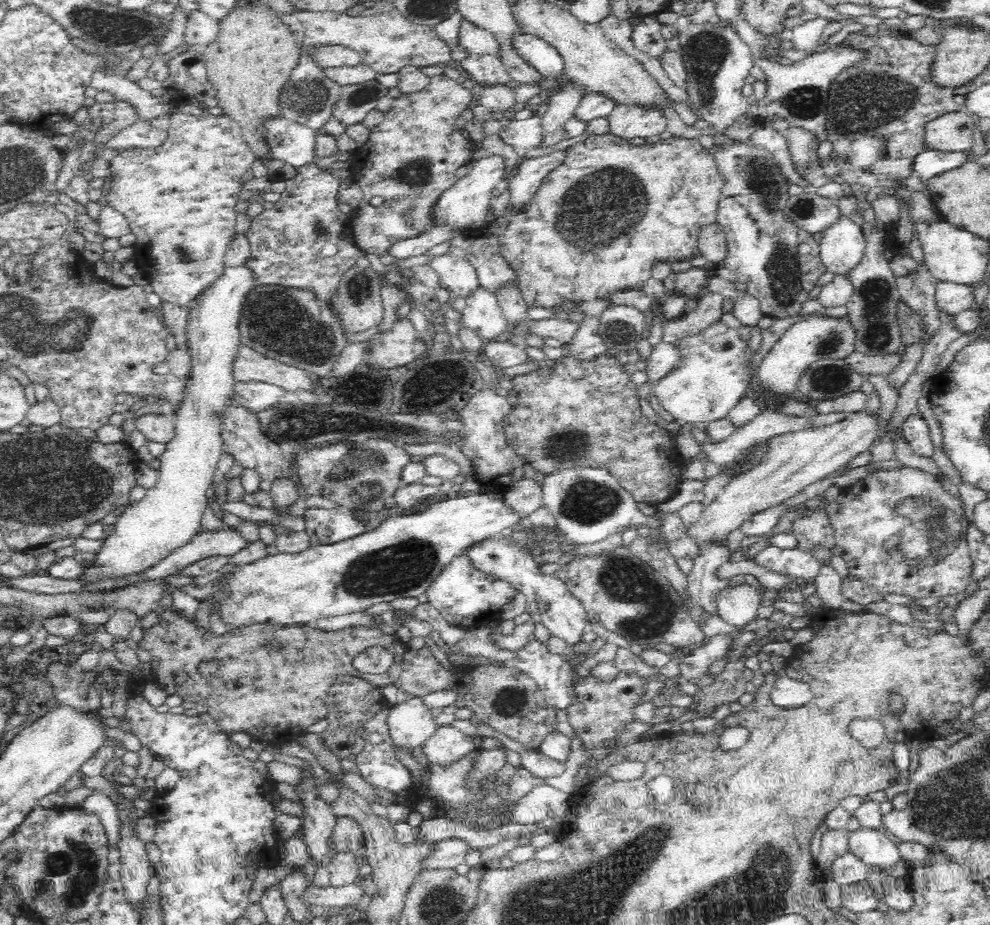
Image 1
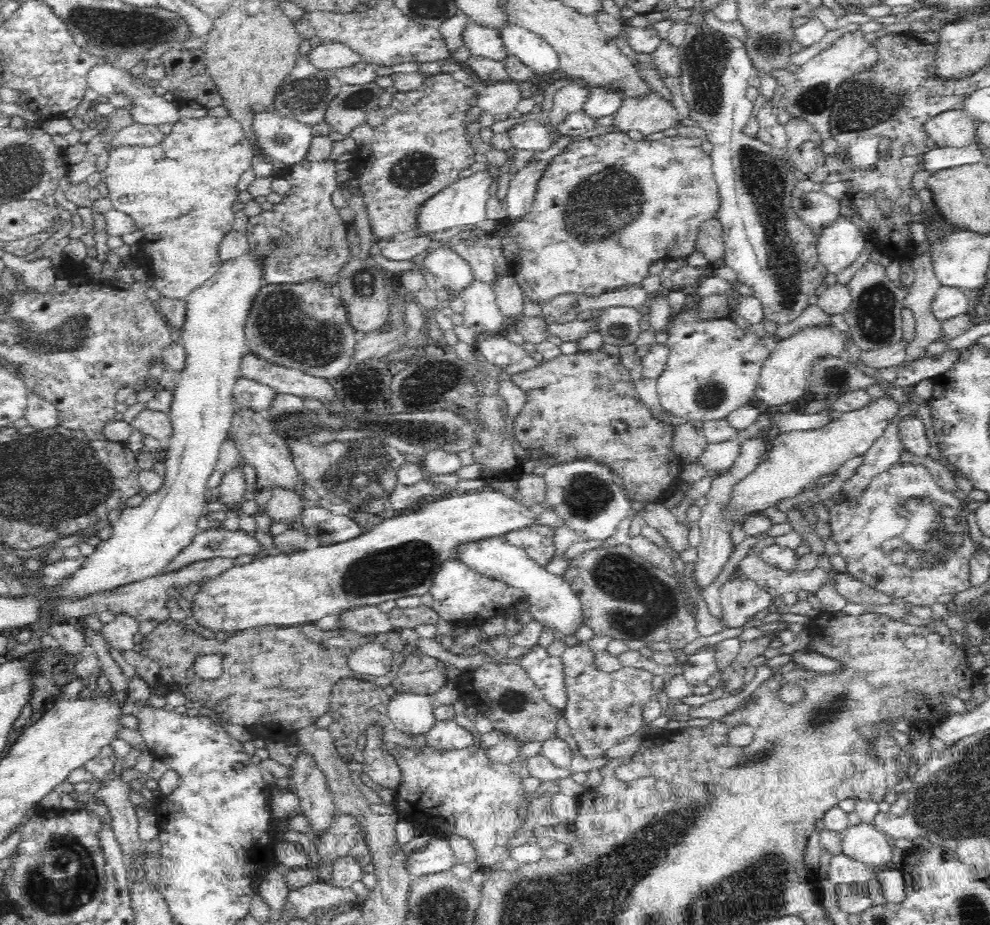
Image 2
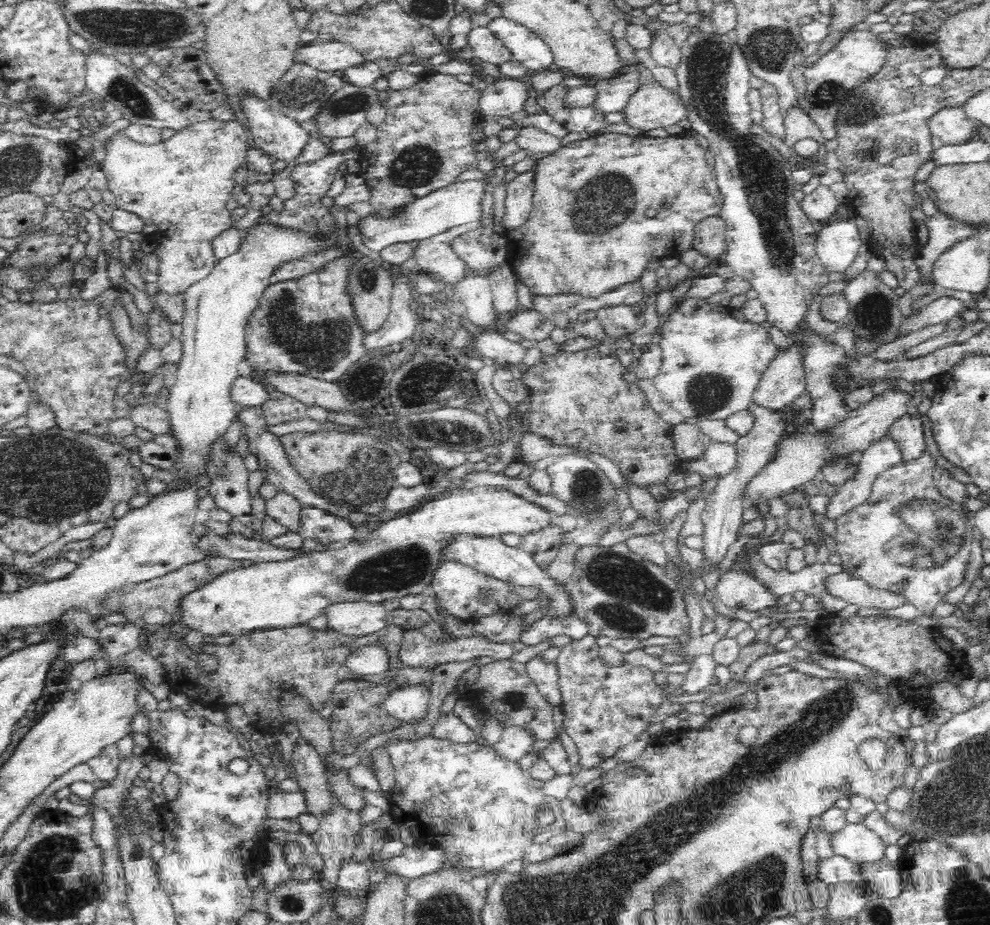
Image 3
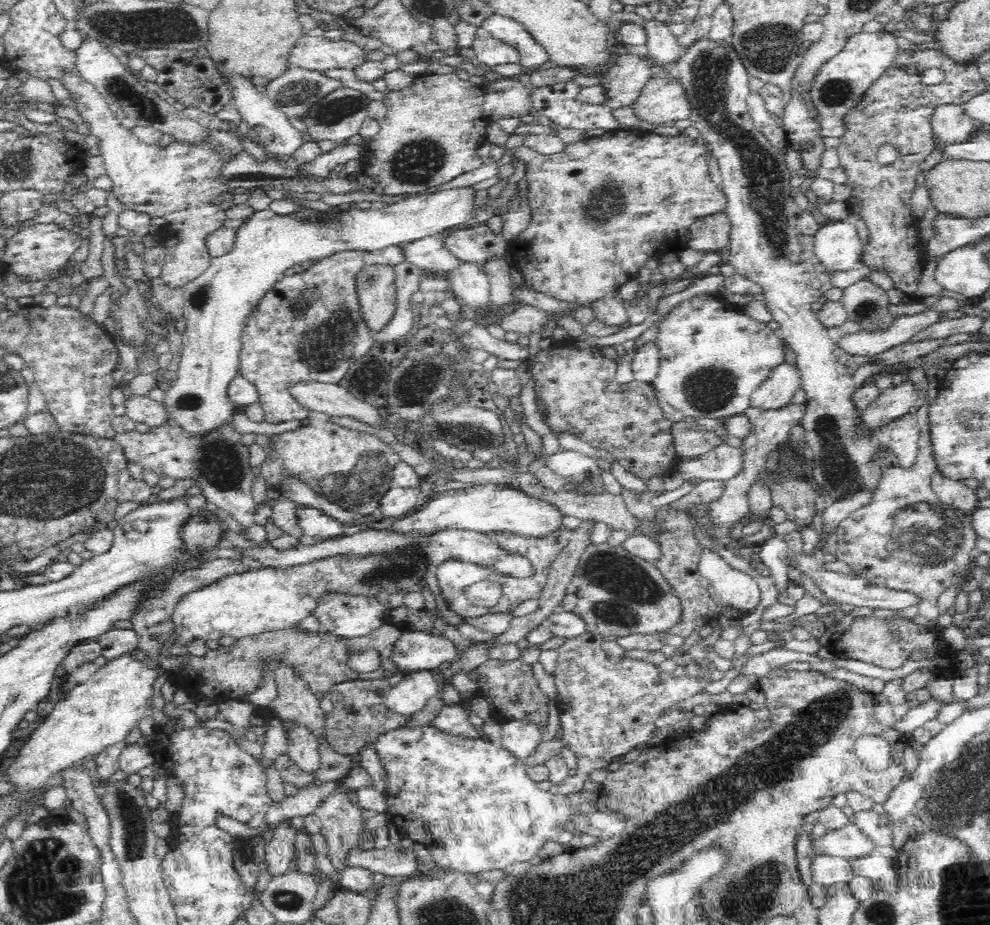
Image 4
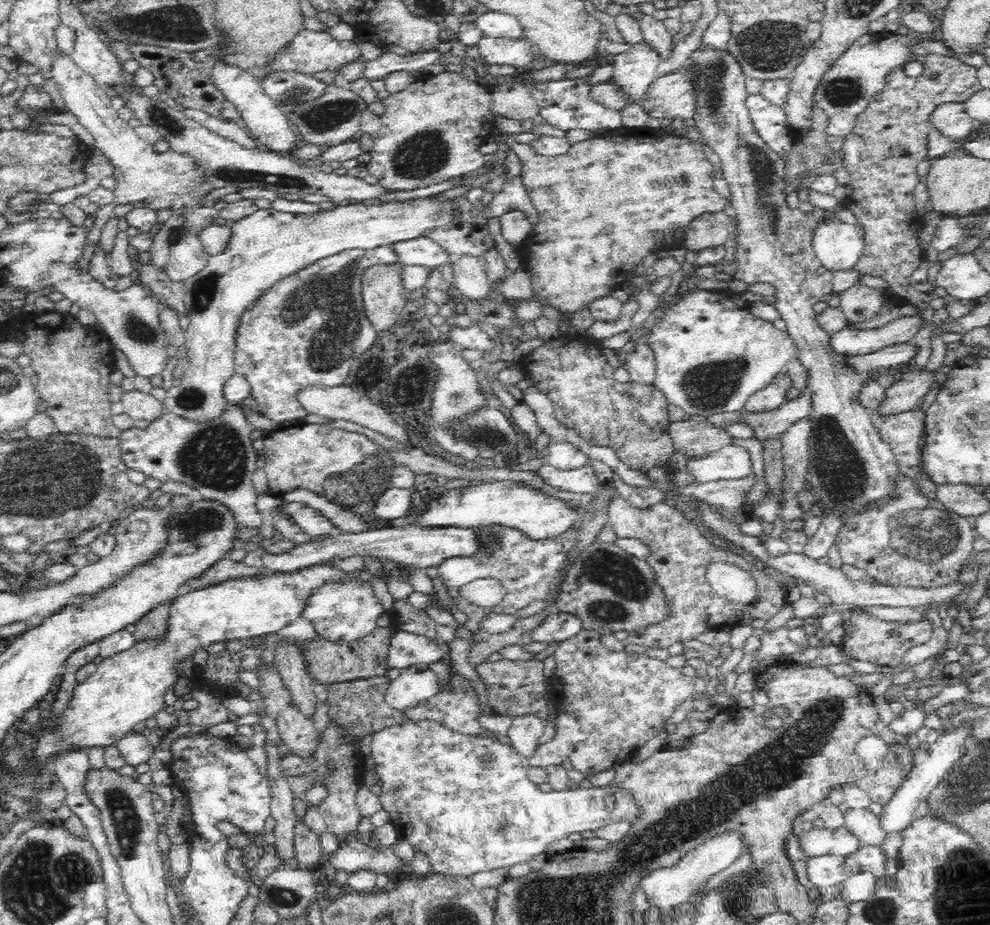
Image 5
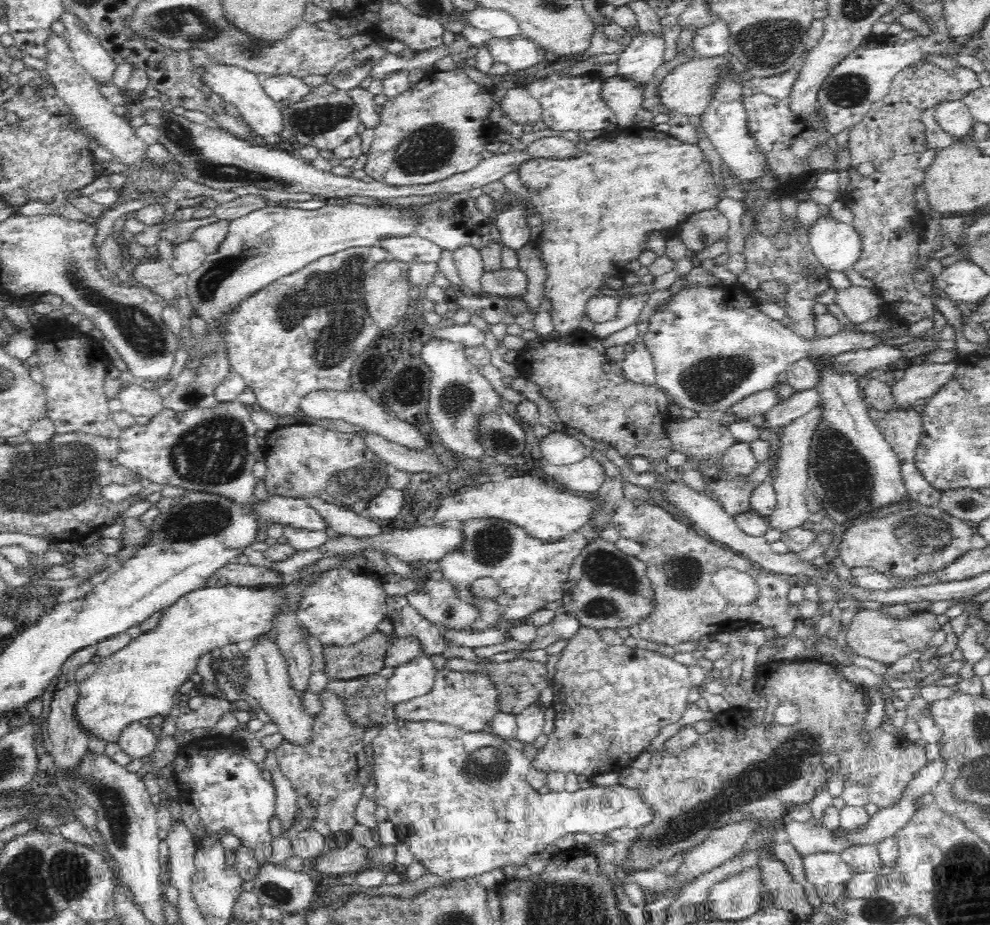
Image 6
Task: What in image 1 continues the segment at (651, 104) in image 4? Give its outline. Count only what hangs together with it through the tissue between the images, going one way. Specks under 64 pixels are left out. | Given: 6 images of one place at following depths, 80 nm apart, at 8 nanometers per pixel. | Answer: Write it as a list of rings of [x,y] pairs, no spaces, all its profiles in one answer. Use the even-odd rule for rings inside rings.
[[[639,106],[615,107],[607,116],[608,133],[622,140],[648,138],[664,132],[667,127],[666,117],[659,109],[646,109]]]

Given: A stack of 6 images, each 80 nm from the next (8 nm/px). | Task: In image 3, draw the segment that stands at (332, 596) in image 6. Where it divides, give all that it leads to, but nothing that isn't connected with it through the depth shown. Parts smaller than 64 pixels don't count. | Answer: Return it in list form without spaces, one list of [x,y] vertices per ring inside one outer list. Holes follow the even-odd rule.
[[[343,602],[330,606],[325,616],[327,628],[340,634],[369,635],[389,625],[387,614],[382,603]]]

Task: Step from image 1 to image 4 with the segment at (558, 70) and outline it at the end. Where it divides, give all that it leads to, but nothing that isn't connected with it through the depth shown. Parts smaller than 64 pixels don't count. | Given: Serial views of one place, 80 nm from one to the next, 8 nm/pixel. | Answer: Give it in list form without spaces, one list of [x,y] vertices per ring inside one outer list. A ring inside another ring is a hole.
[[[496,12],[486,18],[481,27],[494,38],[514,48],[518,53],[518,64],[525,71],[533,71],[550,60],[546,48],[532,37],[532,33],[528,32],[523,24],[511,18],[500,16]]]

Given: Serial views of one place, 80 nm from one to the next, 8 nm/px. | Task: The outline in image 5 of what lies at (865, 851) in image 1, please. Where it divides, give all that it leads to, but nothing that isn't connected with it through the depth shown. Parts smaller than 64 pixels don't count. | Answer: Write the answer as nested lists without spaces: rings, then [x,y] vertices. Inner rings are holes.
[[[797,825],[793,827],[793,832],[800,835],[802,847],[806,854],[811,857],[820,855],[832,856],[852,856],[856,854],[864,844],[860,837],[848,831],[848,827],[837,829],[812,828],[806,832],[799,832]]]

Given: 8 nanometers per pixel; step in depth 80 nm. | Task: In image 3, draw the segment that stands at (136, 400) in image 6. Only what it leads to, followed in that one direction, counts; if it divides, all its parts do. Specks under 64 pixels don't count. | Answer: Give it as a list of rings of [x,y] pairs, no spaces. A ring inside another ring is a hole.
[[[152,402],[130,406],[128,417],[138,428],[152,432],[153,436],[171,432],[171,420],[165,407]]]

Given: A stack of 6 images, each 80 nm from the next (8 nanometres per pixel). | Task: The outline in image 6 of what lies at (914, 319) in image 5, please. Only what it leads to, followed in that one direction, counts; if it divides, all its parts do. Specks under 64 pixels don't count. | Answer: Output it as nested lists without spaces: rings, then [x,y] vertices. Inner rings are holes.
[[[684,285],[682,290],[676,295],[672,295],[671,299],[666,301],[661,307],[658,307],[654,314],[649,319],[649,330],[641,338],[645,343],[646,348],[650,351],[654,361],[655,384],[663,389],[663,391],[680,407],[688,408],[688,410],[694,410],[696,413],[700,412],[714,412],[714,410],[720,410],[722,412],[728,410],[729,412],[740,402],[743,398],[750,396],[751,394],[757,393],[761,390],[773,387],[778,384],[779,379],[785,375],[785,370],[789,364],[796,362],[808,353],[826,353],[826,355],[838,355],[846,354],[848,352],[858,352],[858,350],[872,350],[876,346],[885,345],[888,340],[896,340],[896,338],[906,338],[908,332],[910,332],[910,325],[908,322],[900,320],[900,322],[892,322],[890,328],[882,330],[882,332],[850,332],[850,330],[844,330],[844,332],[838,332],[832,336],[822,337],[816,341],[804,341],[802,337],[794,334],[794,331],[784,324],[781,324],[781,320],[772,320],[768,315],[757,309],[757,301],[753,296],[739,297],[731,296],[731,293],[727,290],[722,290],[715,286],[693,286]]]

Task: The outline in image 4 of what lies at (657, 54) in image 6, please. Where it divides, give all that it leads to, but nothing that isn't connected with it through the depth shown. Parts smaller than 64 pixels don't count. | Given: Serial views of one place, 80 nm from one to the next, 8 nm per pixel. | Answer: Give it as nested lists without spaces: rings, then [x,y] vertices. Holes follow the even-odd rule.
[[[630,52],[617,53],[614,64],[600,78],[600,86],[605,92],[603,105],[610,110],[616,110],[638,98],[645,82],[652,78],[652,59],[640,57]]]

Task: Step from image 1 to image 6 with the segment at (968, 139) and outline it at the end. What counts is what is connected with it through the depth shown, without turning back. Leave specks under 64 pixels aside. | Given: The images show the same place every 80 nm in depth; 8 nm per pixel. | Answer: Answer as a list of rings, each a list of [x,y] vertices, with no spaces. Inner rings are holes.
[[[963,100],[940,103],[933,114],[936,124],[956,140],[966,139],[971,134],[972,115]]]

